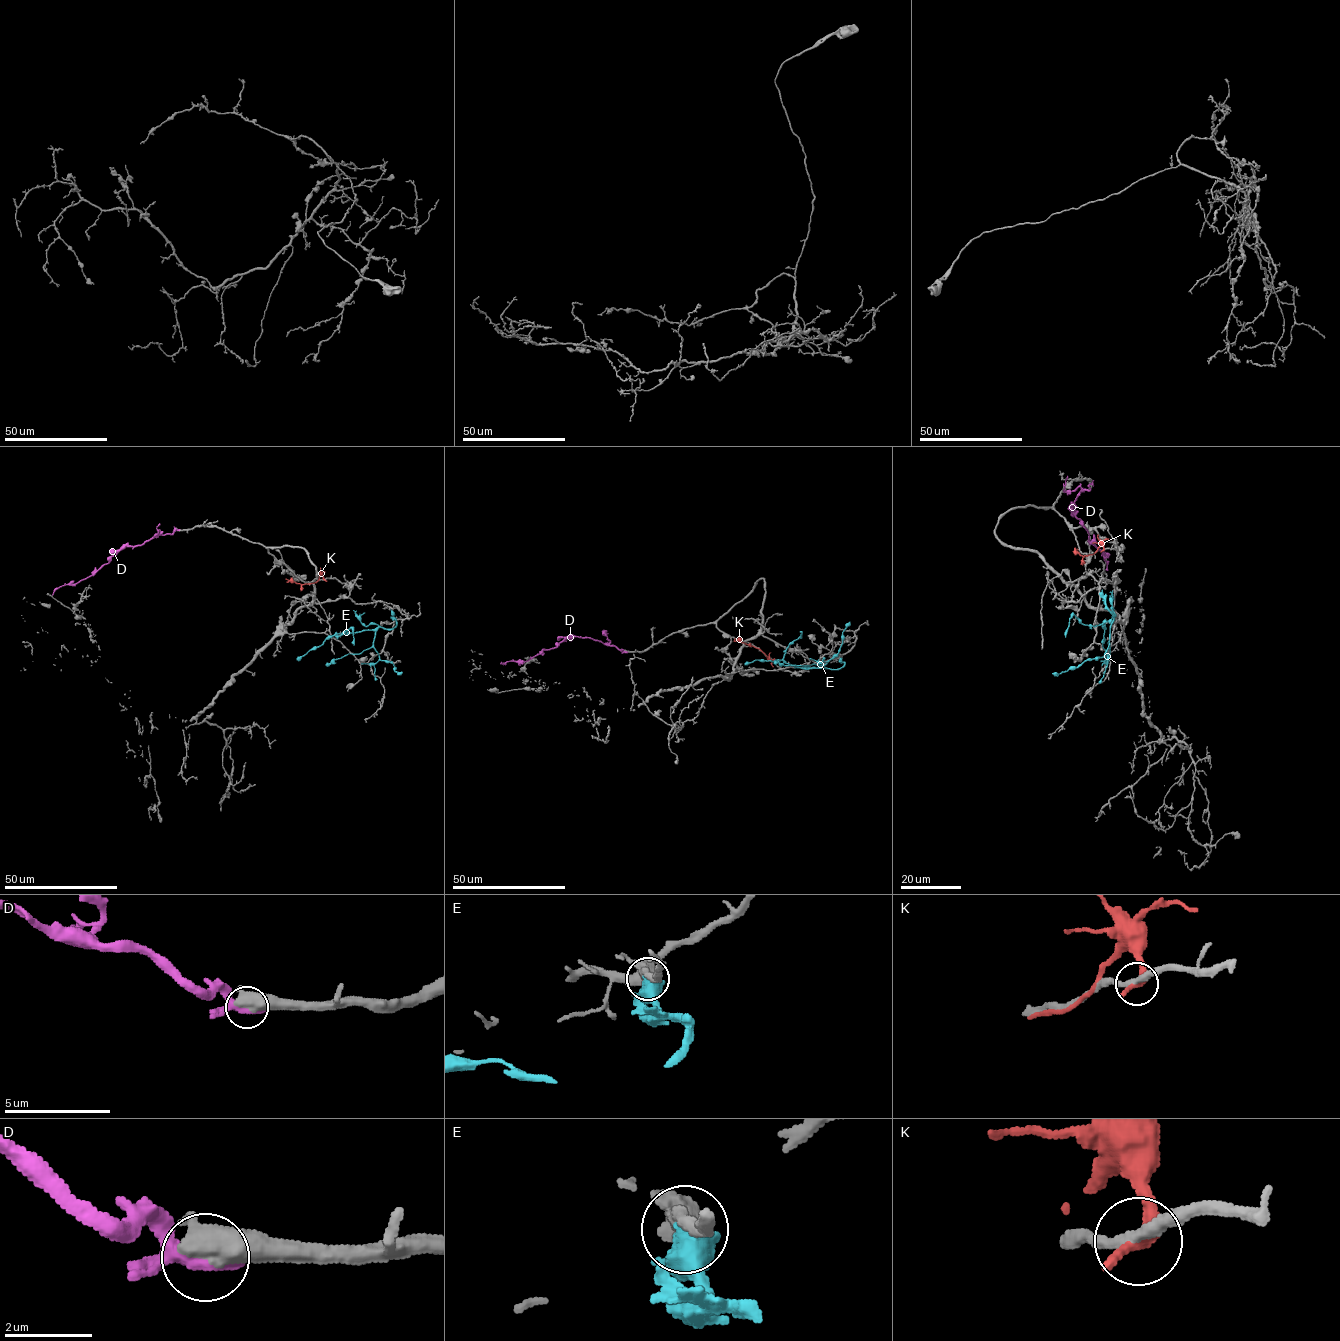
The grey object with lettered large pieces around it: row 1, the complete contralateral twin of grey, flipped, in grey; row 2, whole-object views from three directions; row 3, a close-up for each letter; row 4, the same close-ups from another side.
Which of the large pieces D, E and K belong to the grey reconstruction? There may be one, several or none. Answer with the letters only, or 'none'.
D

